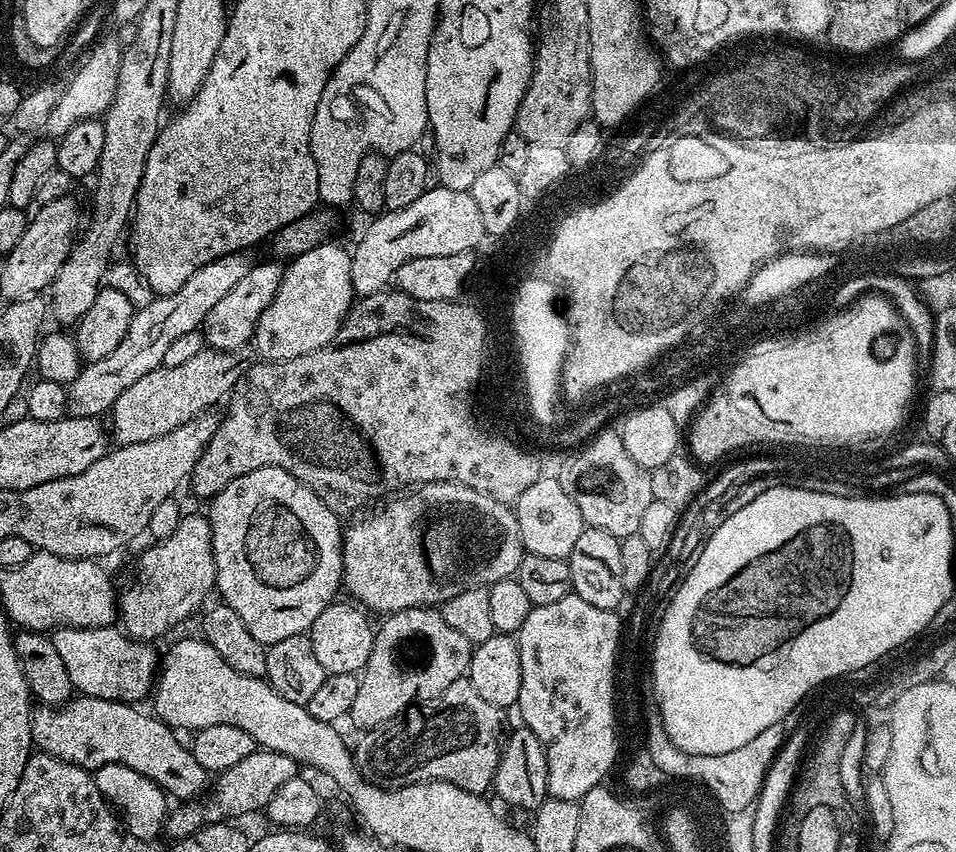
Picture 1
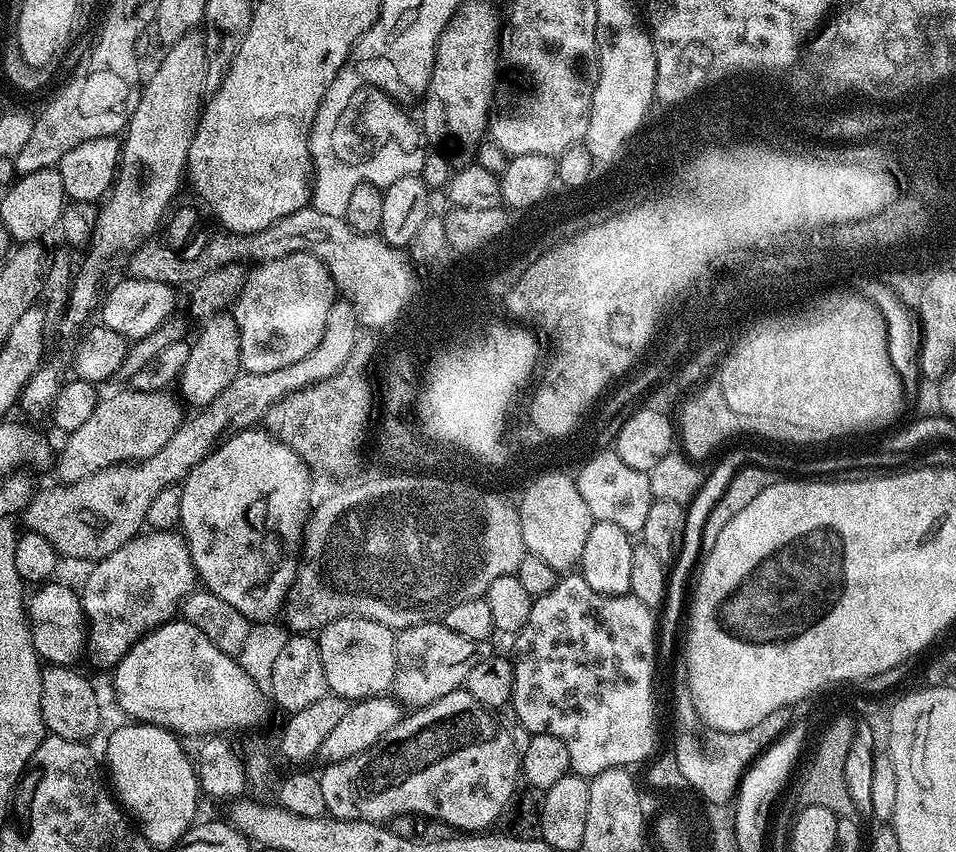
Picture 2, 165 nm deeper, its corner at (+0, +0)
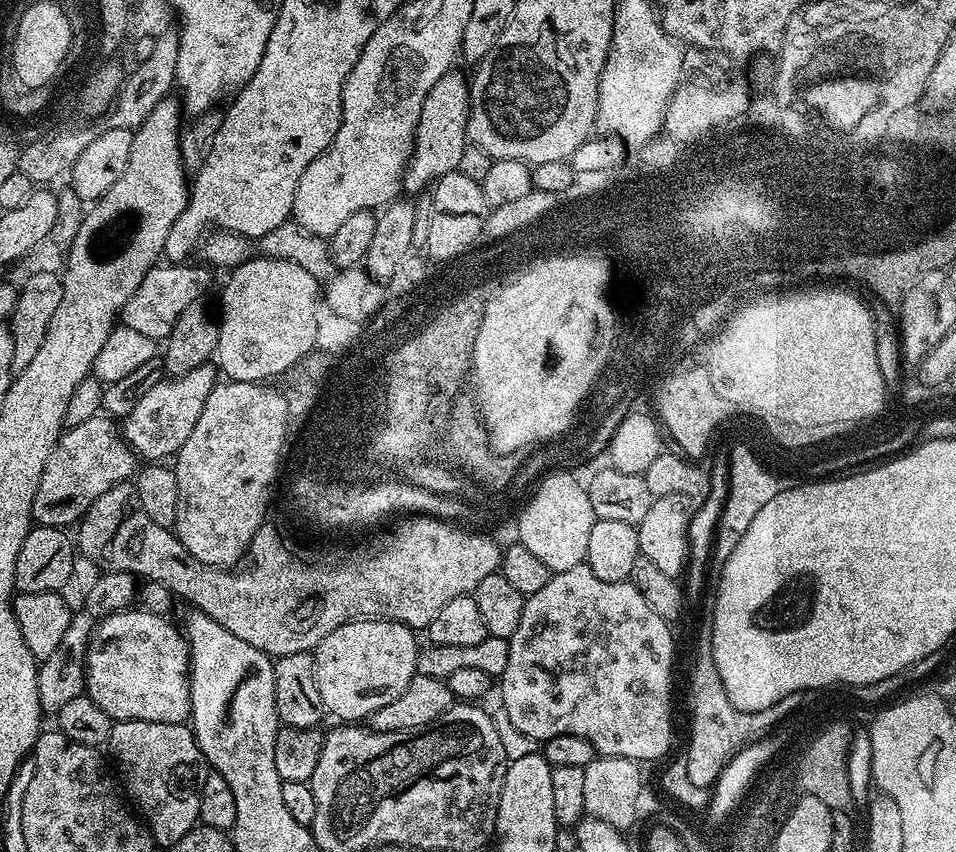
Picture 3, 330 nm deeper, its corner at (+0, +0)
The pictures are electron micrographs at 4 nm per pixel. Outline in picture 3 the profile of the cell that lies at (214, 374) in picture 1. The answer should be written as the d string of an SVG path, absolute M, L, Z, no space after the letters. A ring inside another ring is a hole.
M101 414L94 418L86 418L86 422L81 422L79 426L65 427L54 450L50 450L50 458L46 458L46 470L42 470L38 494L34 494L32 519L42 528L67 529L68 524L75 525L85 510L102 494L106 494L106 490L110 490L115 484L131 481L137 468L138 456L124 439L124 433L113 417Z

